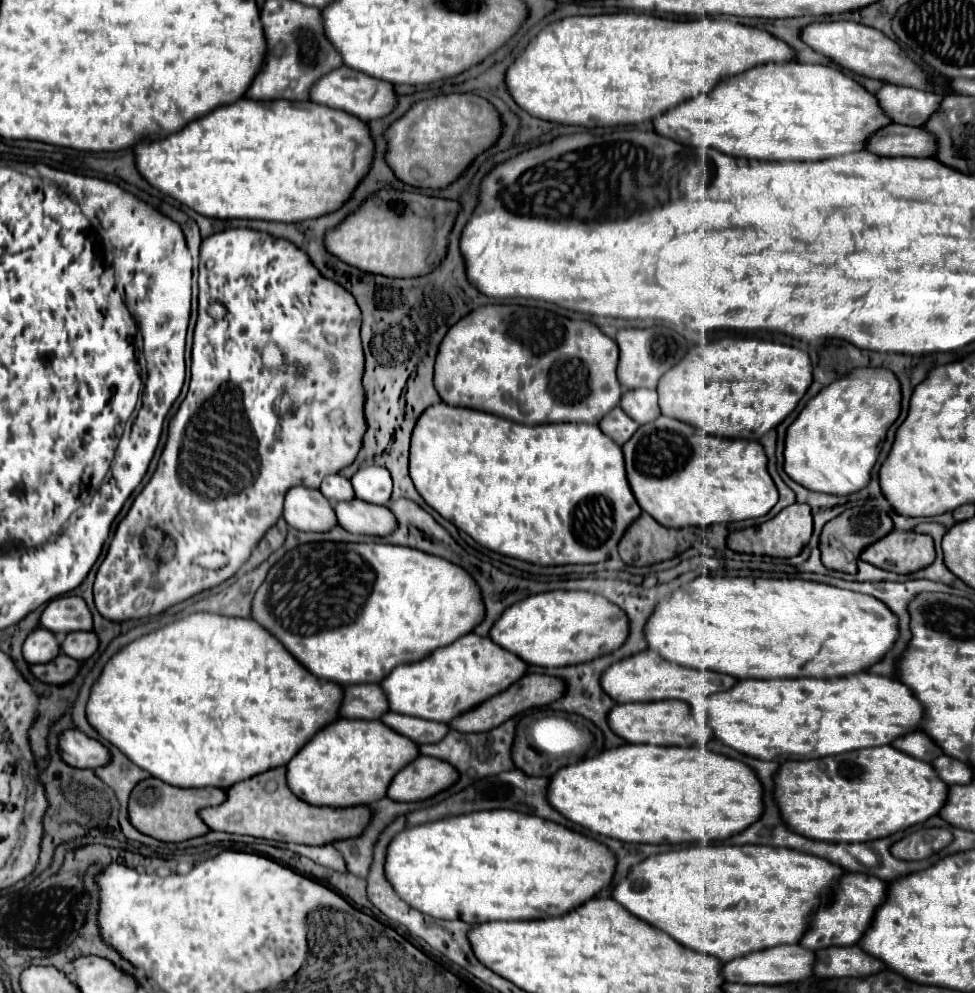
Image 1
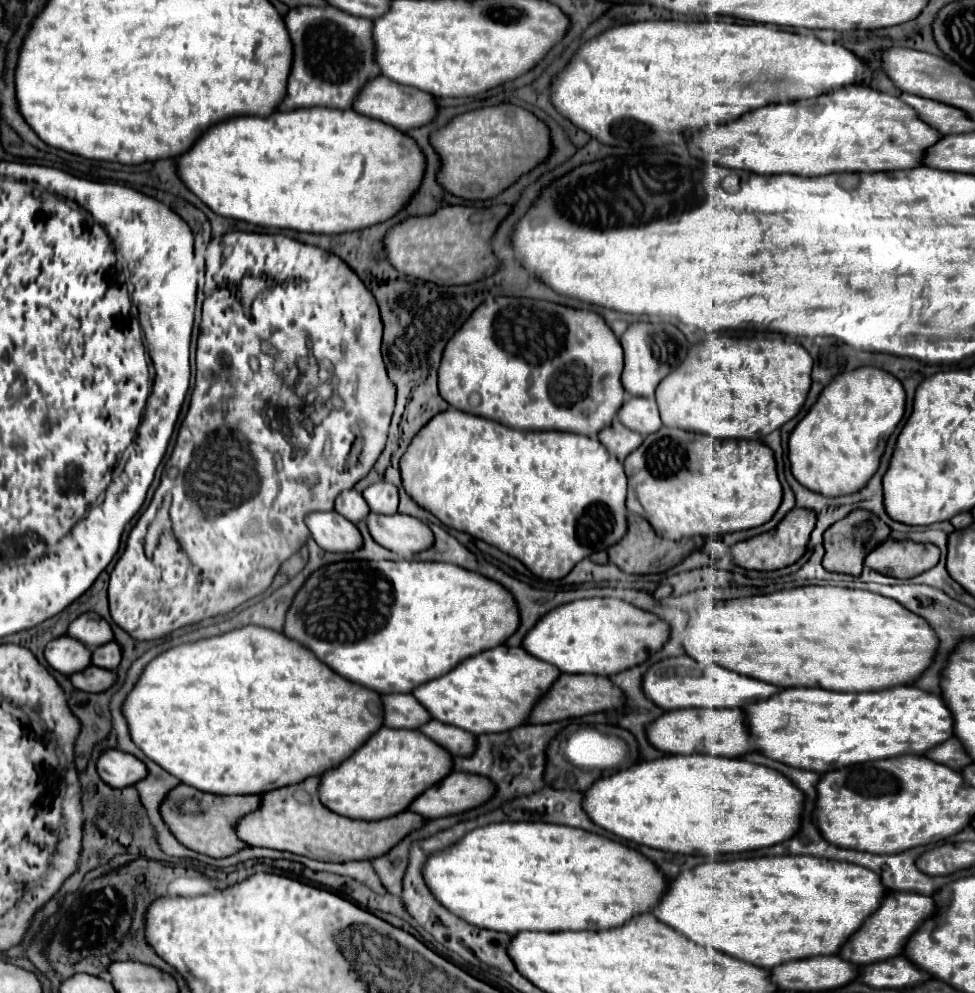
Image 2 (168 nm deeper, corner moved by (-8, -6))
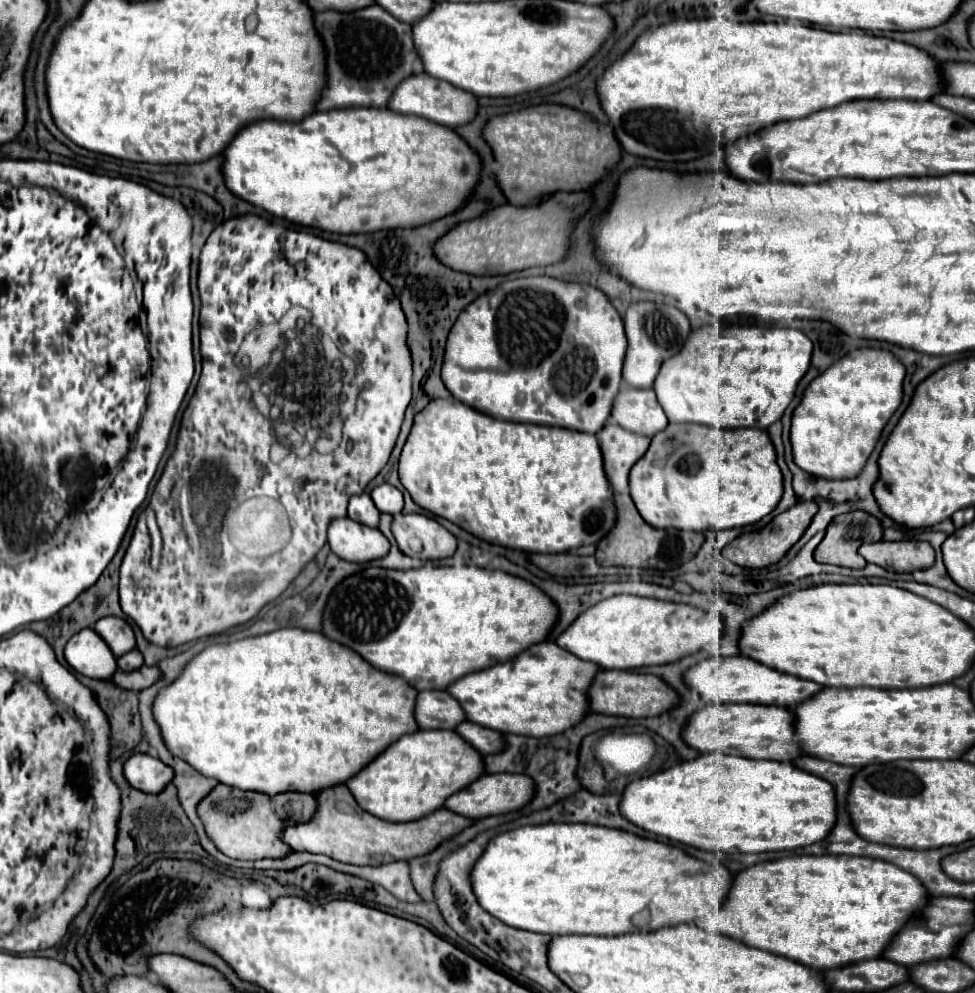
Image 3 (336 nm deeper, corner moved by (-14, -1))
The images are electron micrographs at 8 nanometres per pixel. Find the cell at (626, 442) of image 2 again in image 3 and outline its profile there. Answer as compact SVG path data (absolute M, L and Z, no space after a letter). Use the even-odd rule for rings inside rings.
M608 423L606 427L602 427L602 431L598 431L596 437L602 447L604 469L610 479L612 491L614 493L626 491L630 467L646 453L650 437L626 431L616 423Z

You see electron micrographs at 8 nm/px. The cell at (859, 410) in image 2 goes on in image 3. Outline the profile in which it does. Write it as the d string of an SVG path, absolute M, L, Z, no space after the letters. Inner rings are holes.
M856 349L818 375L792 415L794 463L822 479L854 479L902 401L904 365L882 349Z

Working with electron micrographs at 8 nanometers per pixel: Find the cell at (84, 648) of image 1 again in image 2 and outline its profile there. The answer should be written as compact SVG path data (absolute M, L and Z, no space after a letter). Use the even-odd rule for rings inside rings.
M108 642L92 652L92 664L100 666L100 668L114 670L114 668L118 668L120 660L122 660L122 652L116 642Z

